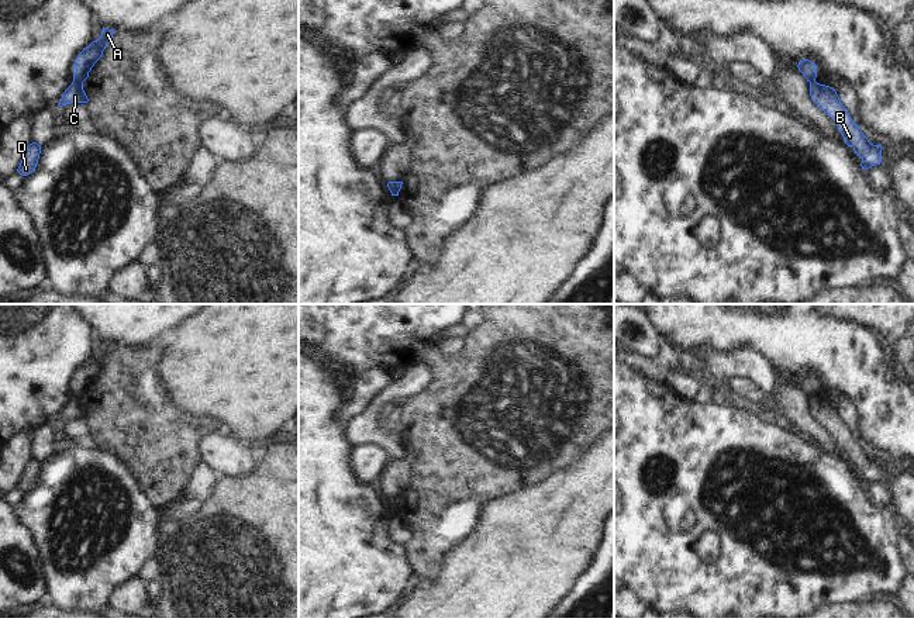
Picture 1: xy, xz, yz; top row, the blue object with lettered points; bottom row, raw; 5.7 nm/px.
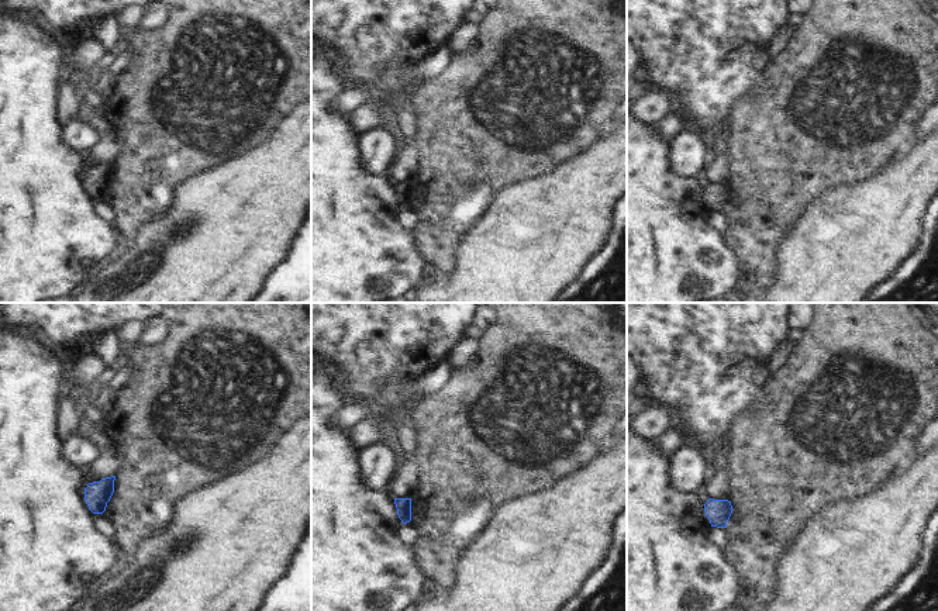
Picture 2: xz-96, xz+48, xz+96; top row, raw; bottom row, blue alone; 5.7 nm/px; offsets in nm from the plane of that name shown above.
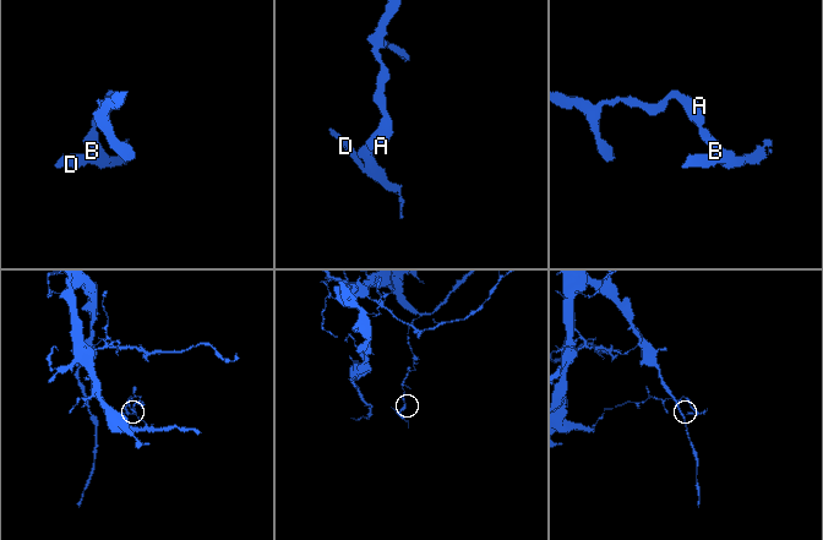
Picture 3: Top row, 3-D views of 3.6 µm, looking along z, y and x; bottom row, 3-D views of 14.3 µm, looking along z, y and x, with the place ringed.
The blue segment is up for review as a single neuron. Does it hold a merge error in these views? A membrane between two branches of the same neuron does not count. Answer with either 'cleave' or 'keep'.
cleave

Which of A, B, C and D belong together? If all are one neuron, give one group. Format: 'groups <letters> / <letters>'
groups A / B C D

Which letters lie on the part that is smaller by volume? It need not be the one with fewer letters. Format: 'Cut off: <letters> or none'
Cut off: B, C, D

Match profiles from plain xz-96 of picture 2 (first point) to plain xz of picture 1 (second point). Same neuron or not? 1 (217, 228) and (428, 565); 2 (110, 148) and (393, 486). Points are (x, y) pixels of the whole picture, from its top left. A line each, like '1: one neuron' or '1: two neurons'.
1: two neurons
2: one neuron

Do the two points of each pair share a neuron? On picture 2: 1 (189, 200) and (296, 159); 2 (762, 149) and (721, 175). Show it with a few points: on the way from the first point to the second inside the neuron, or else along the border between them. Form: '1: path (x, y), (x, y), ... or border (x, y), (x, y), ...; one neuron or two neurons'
1: path (216, 200), (255, 200), (269, 186); one neuron
2: border (728, 151), (731, 185); two neurons

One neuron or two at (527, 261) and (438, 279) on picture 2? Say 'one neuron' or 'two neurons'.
one neuron

